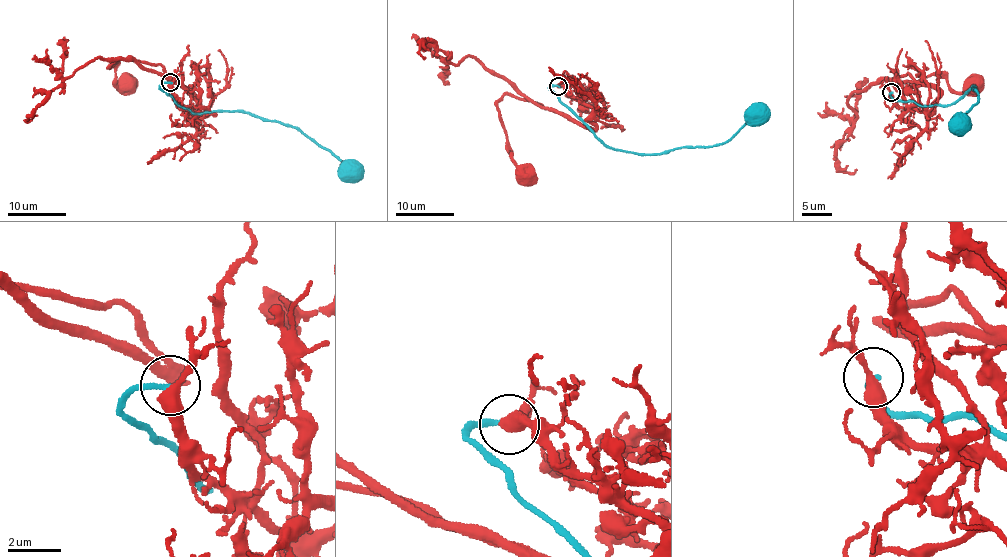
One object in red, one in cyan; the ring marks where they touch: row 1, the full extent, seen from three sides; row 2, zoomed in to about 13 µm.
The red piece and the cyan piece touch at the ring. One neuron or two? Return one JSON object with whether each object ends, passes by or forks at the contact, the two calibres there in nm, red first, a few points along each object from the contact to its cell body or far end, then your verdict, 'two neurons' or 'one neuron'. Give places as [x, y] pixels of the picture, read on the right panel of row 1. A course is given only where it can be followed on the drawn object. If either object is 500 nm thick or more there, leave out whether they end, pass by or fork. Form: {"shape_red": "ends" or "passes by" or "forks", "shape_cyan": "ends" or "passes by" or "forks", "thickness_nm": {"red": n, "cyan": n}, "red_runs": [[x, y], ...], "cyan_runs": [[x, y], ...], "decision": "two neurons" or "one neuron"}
{"shape_red": "passes by", "shape_cyan": "ends", "thickness_nm": {"red": 400, "cyan": 240}, "red_runs": [[891, 93], [904, 109], [924, 114], [938, 91], [887, 81], [911, 88], [943, 75], [955, 91], [974, 87]], "cyan_runs": [[891, 93], [895, 99], [912, 100], [927, 106], [948, 104], [973, 85], [979, 101], [963, 116], [960, 125]], "decision": "two neurons"}

